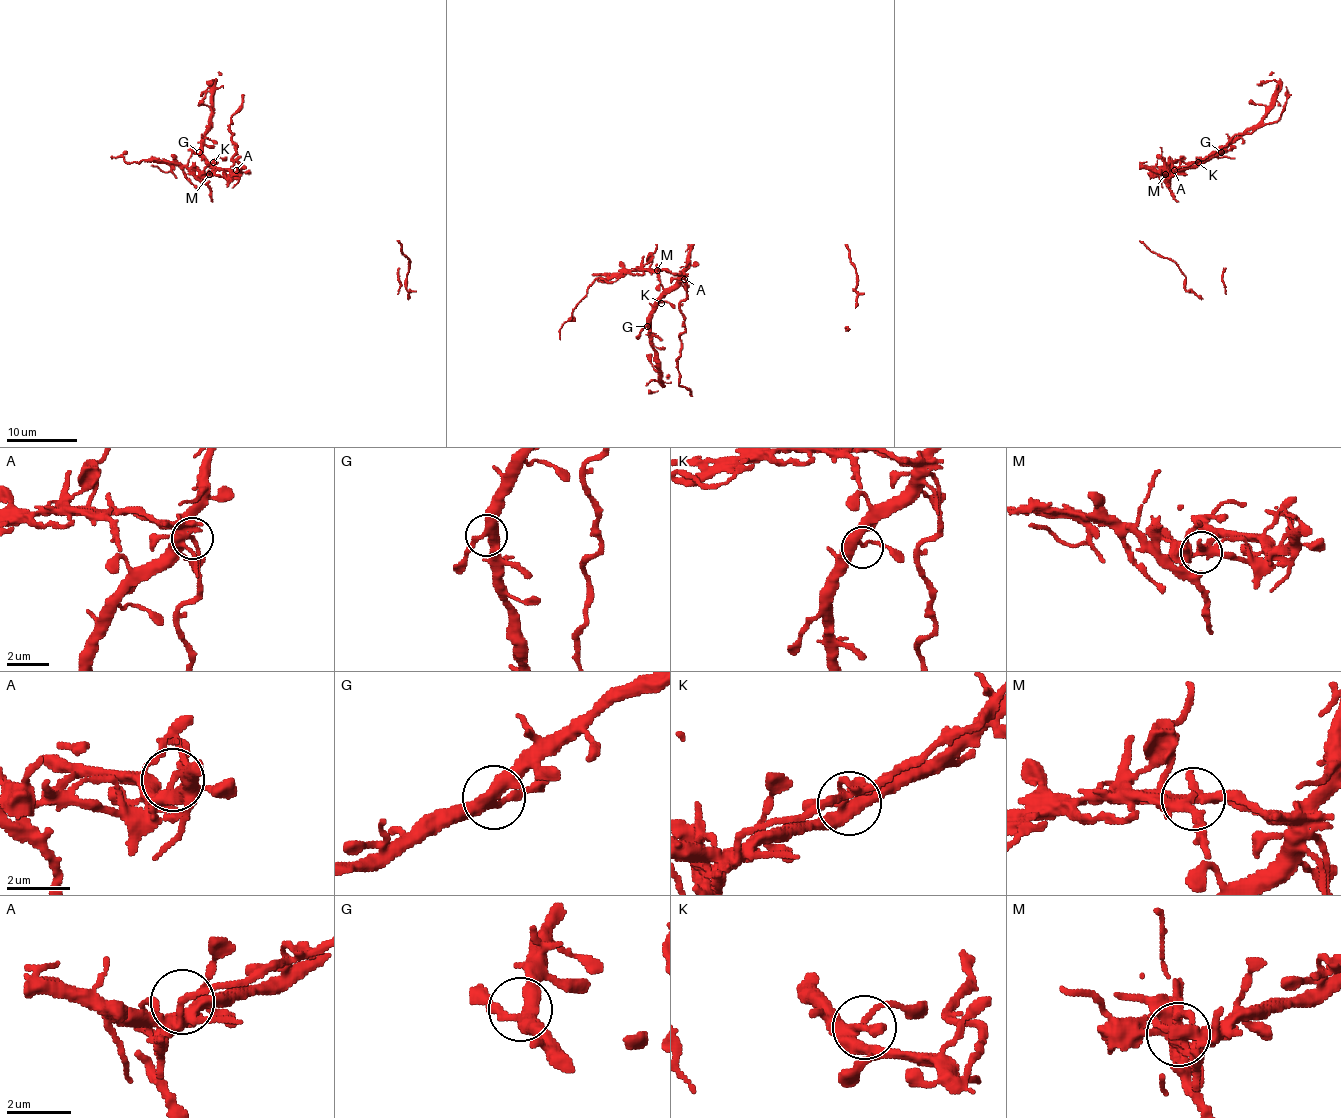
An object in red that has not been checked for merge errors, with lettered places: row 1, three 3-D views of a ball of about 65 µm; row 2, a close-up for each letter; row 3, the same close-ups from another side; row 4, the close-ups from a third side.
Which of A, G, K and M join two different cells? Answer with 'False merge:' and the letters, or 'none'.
False merge: A, M

